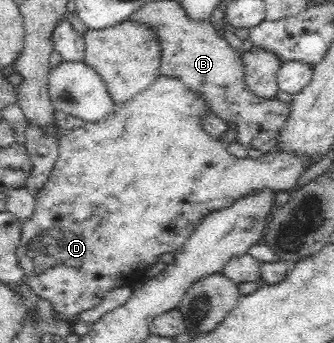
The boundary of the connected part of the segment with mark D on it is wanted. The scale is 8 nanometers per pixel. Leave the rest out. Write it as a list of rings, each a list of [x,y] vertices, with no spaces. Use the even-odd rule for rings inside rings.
[[[160,75],[133,100],[123,104],[116,103],[114,112],[106,114],[100,120],[84,122],[80,127],[63,133],[57,139],[59,156],[52,172],[53,176],[48,183],[44,184],[44,188],[36,194],[34,218],[22,223],[22,244],[16,250],[16,257],[18,257],[20,267],[24,269],[24,278],[21,281],[28,284],[40,298],[50,300],[58,313],[58,318],[72,323],[82,312],[98,306],[104,294],[111,288],[118,288],[118,286],[135,287],[138,285],[144,280],[149,267],[152,264],[156,264],[162,254],[166,254],[166,252],[173,253],[178,250],[179,246],[183,245],[187,236],[207,212],[224,208],[241,196],[260,189],[288,190],[294,185],[296,179],[312,166],[310,161],[298,159],[294,155],[275,154],[272,152],[265,153],[258,160],[233,156],[226,150],[226,145],[221,145],[219,141],[212,139],[202,127],[202,116],[213,114],[213,110],[210,110],[210,108],[209,102],[199,96],[194,88],[188,88],[184,85],[180,78],[169,78],[168,76]]]

